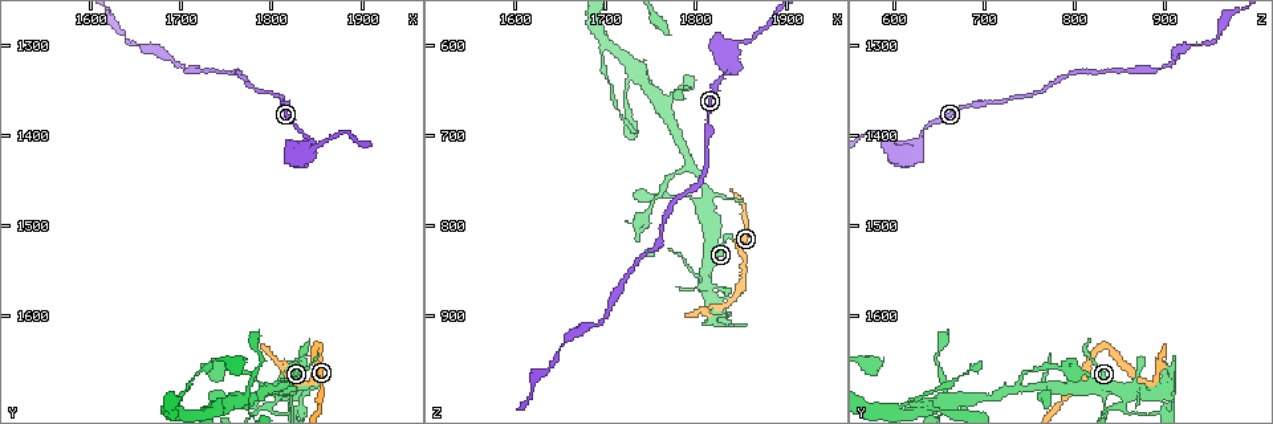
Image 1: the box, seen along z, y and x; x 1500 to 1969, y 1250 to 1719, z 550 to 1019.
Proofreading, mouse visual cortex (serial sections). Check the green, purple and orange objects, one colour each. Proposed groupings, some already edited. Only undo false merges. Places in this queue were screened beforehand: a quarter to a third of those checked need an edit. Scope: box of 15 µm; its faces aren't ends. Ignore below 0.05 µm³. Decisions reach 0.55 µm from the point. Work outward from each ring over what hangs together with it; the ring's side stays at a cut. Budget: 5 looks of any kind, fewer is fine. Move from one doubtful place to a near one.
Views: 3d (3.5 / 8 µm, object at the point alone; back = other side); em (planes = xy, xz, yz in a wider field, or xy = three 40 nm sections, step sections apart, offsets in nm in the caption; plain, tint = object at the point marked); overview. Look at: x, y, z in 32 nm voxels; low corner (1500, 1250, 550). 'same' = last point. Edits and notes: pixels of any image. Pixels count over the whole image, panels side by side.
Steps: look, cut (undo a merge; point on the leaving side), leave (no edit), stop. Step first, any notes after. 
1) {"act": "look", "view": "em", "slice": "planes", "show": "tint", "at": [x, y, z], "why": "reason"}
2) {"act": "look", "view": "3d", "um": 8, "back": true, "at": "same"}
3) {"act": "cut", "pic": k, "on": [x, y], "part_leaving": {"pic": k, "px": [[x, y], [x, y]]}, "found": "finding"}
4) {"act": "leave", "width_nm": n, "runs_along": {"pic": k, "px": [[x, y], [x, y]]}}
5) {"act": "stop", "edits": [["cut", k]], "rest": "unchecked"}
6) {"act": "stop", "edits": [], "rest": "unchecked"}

{"act": "look", "view": "3d", "um": 8, "at": [1850, 1635, 835], "why": "sharp bend"}

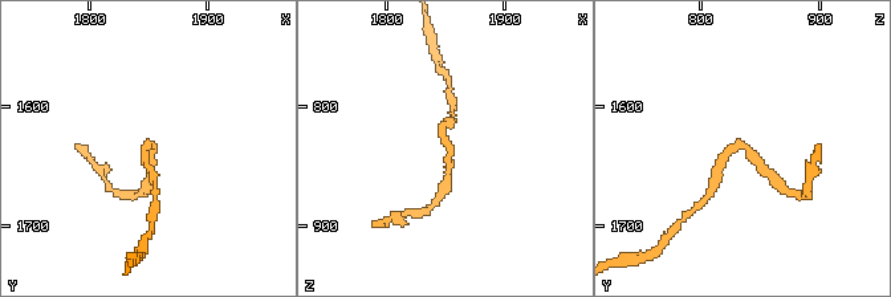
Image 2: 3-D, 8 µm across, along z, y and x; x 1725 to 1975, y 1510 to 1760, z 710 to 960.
{"act": "look", "view": "3d", "um": 3.5, "at": [1852, 1632, 836]}

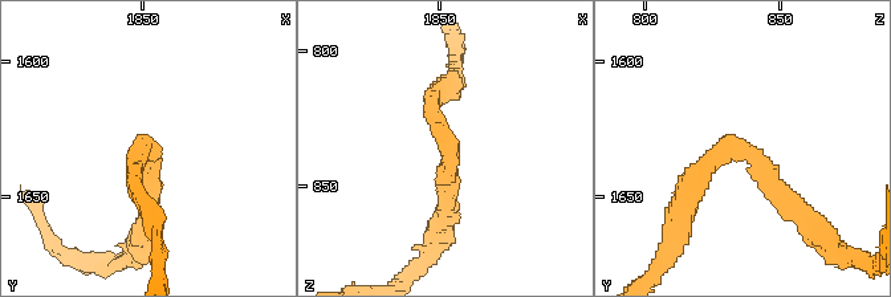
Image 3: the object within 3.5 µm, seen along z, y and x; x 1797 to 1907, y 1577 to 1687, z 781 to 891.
{"act": "look", "view": "em", "slice": "xy", "step": 5, "show": "tint", "at": [1852, 1634, 837], "arm_widths_nm": [200, 250], "why": "need the tissue"}

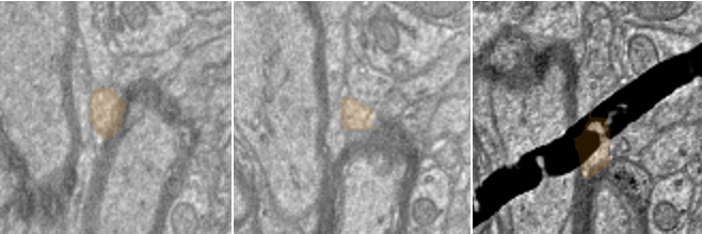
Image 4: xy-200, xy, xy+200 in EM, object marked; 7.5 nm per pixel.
{"act": "leave", "runs_along": {"pic": 3, "px": [[440, 93], [448, 208]]}, "found": "one cell here"}

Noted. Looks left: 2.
{"act": "look", "view": "3d", "um": 8, "at": [1840, 1415, 615], "why": "sudden change in width"}

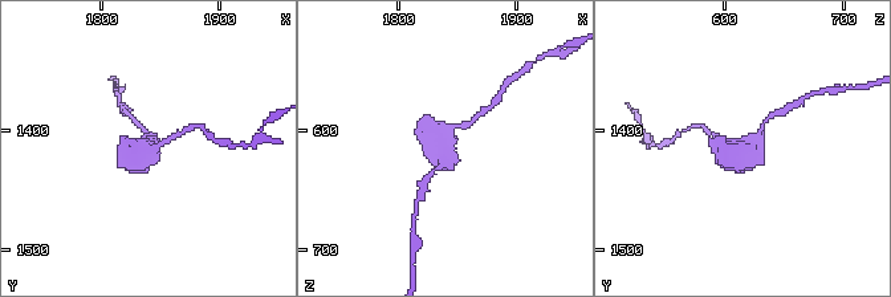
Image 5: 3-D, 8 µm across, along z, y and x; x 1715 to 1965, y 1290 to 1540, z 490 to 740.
{"act": "look", "view": "em", "slice": "xy", "step": 5, "show": "tint", "at": [1836, 1416, 620]}

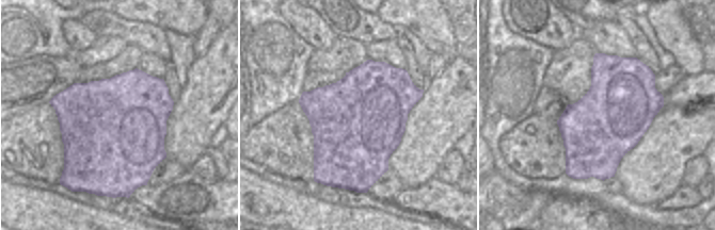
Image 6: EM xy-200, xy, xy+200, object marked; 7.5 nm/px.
{"act": "leave", "runs_along": {"pic": 5, "px": [[442, 165], [439, 138], [423, 116]]}, "found": "continuous, no second cell"}

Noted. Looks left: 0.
{"act": "stop", "edits": [], "rest": "unchecked"}

